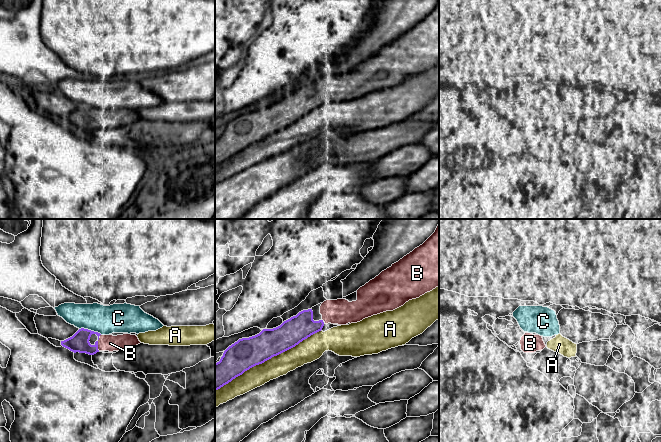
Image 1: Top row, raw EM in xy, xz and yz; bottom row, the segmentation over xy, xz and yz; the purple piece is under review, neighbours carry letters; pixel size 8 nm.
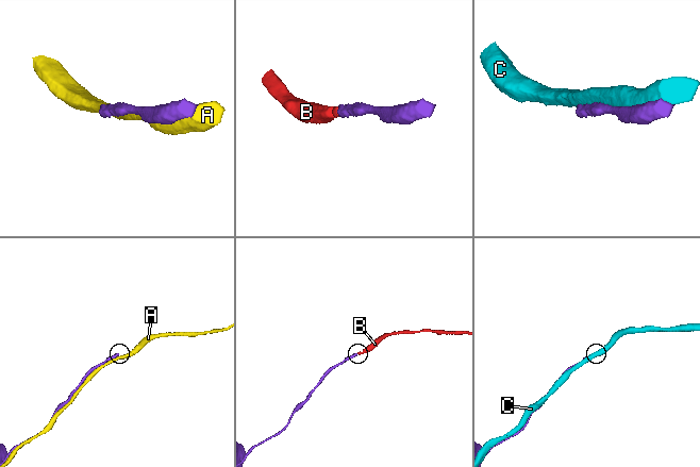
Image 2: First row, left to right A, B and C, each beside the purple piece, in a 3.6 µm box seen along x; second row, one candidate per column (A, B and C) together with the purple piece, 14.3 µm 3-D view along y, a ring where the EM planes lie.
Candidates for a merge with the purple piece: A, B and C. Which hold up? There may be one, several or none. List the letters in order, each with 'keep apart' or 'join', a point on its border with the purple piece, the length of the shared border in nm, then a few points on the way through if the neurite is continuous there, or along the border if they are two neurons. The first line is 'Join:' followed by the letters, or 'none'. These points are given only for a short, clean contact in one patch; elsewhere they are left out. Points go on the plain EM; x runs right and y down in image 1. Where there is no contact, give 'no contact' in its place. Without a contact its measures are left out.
Join: B
A: keep apart | xz (267, 135) | 1000 nm
B: join | xy (97, 120) | 100 nm | across xy (79, 118), (85, 123), (97, 120), (110, 119)
C: keep apart | xy (90, 106) | 190 nm

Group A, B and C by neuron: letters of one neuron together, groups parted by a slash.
A / B / C

